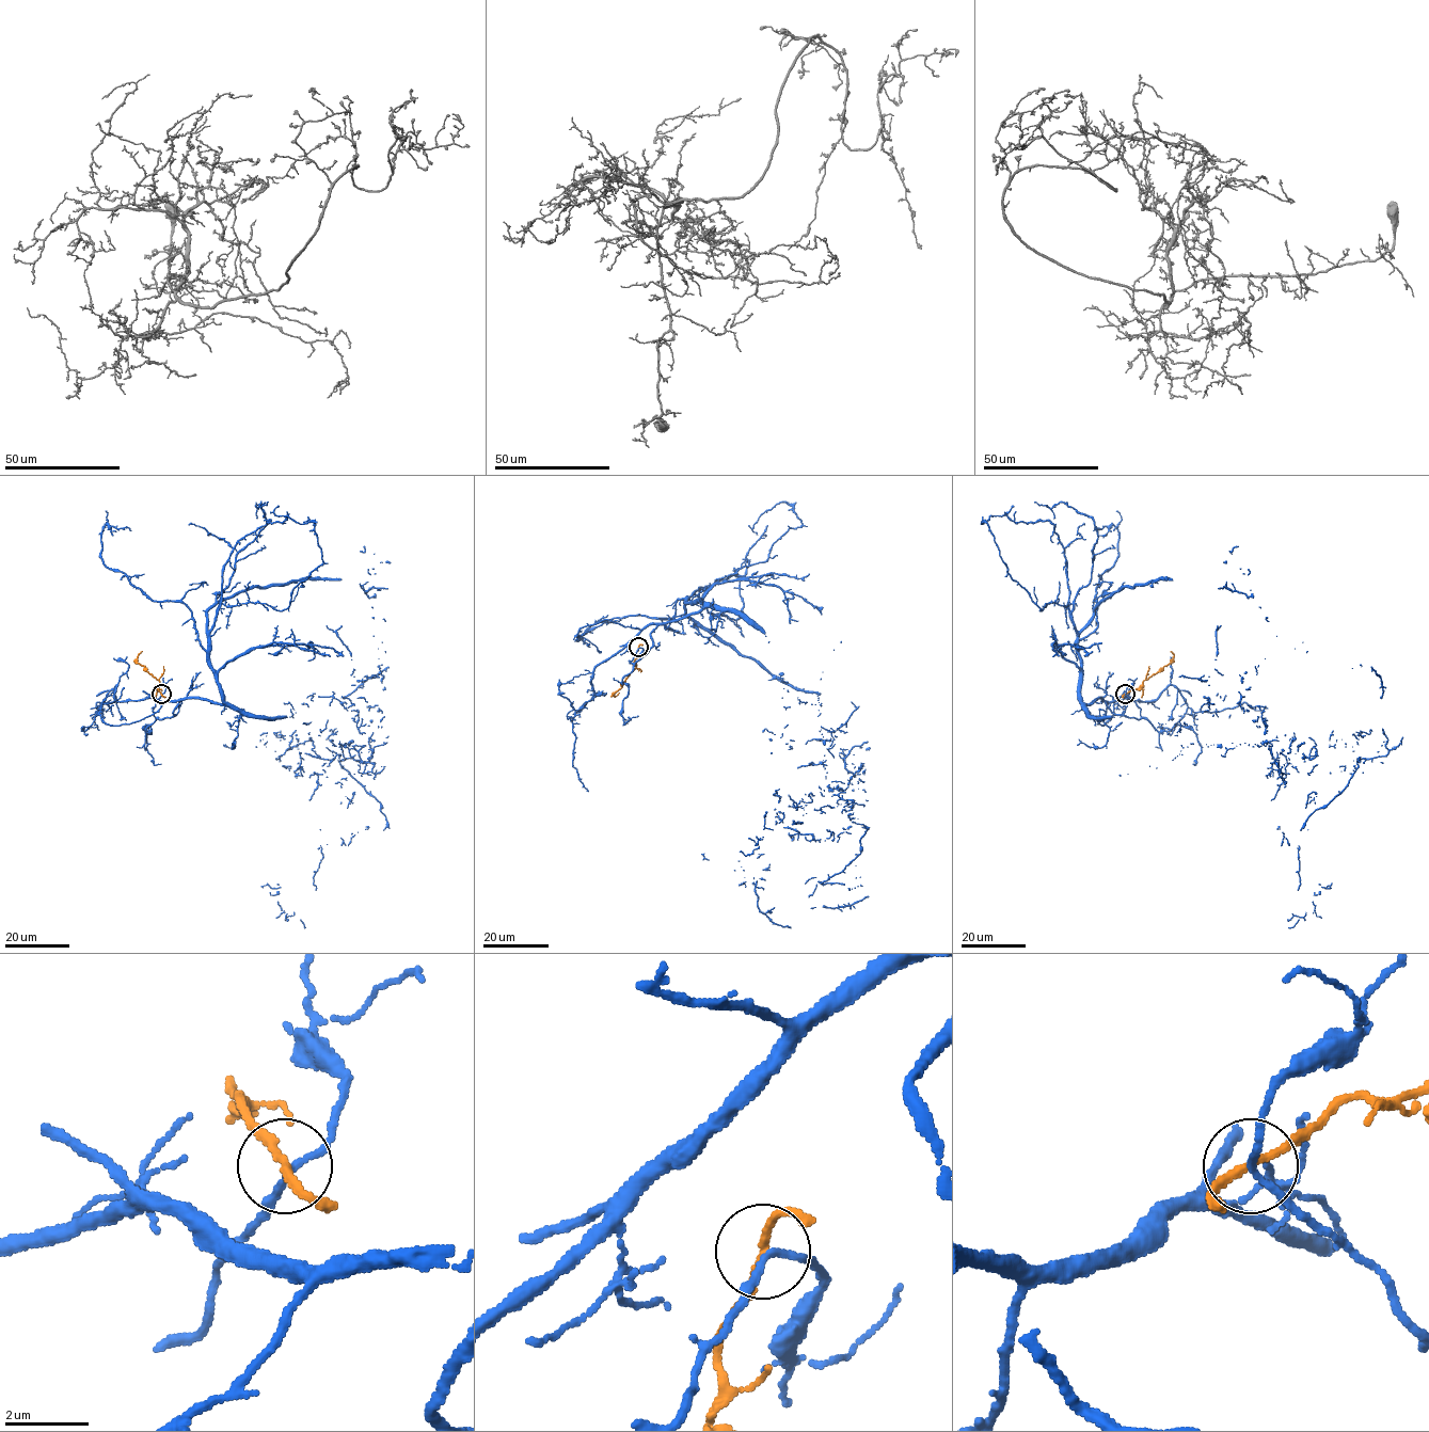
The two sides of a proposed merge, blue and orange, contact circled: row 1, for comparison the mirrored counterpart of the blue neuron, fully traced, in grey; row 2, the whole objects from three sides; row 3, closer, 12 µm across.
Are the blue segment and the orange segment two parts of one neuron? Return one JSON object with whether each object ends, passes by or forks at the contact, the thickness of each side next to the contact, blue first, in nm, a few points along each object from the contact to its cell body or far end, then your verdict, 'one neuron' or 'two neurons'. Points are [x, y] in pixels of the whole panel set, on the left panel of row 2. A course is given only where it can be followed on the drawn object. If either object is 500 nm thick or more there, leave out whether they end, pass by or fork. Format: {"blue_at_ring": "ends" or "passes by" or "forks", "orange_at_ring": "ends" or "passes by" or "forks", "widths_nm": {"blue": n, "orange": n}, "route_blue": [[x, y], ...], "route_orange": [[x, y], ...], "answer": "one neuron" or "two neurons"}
{"blue_at_ring": "passes by", "orange_at_ring": "passes by", "widths_nm": {"blue": 140, "orange": 170}, "route_blue": [[161, 695], [371, 751], [339, 764], [386, 827], [327, 844]], "route_orange": [[161, 694], [157, 688], [159, 681], [138, 662], [142, 651]], "answer": "two neurons"}

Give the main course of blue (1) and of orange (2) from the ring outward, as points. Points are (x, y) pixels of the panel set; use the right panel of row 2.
1: (1125, 695), (1139, 718), (1085, 709), (1267, 743), (1282, 773), (1288, 752), (1308, 775), (1363, 762), (1289, 844)
2: (1125, 694), (1139, 688), (1170, 662), (1174, 654), (1170, 651)

